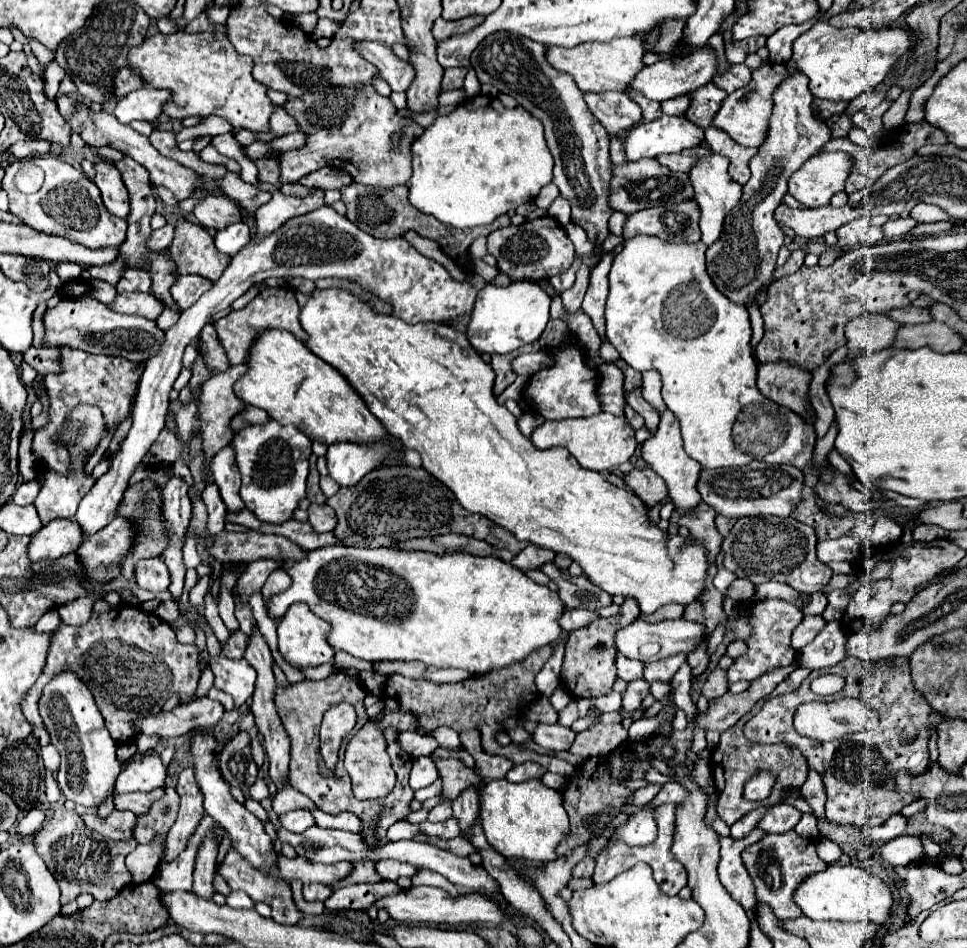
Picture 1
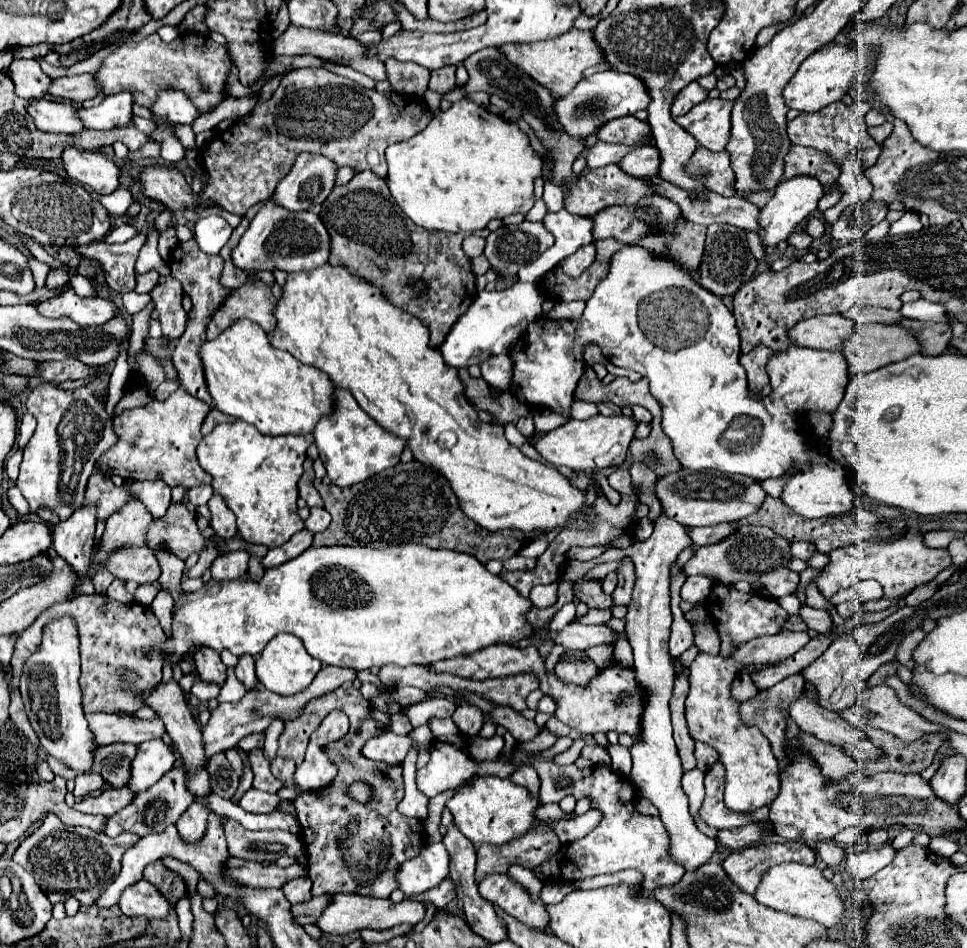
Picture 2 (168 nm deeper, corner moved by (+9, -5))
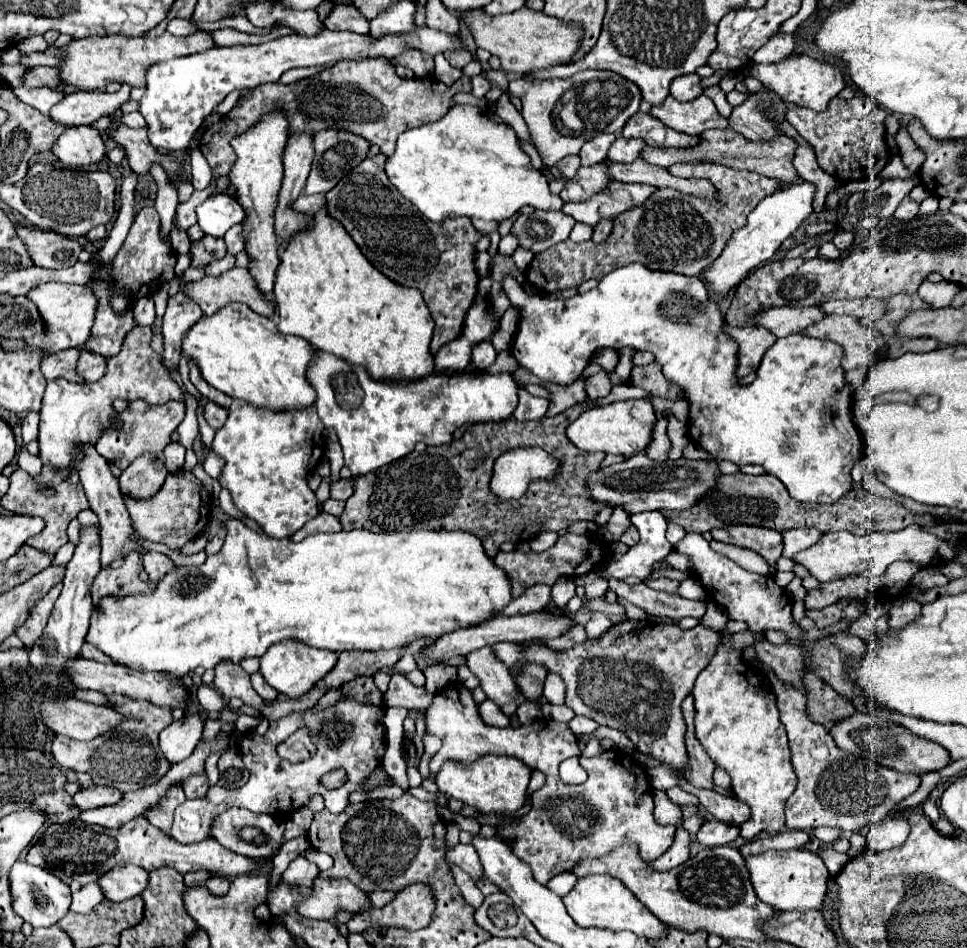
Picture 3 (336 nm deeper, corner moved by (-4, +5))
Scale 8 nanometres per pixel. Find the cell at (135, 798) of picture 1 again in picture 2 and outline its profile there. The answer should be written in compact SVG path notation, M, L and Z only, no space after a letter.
M108 788L104 790L100 796L96 798L88 798L88 800L82 800L82 802L76 802L74 808L80 810L80 812L86 812L86 814L102 814L102 816L112 816L116 814L118 810L122 810L124 806L128 806L128 802L132 802L134 798L134 792L130 788L124 788L124 790L114 790L114 788Z

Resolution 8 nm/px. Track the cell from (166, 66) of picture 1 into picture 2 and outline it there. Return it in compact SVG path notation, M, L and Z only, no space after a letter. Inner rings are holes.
M150 34L140 42L124 42L110 56L104 58L94 78L102 94L110 96L120 90L128 90L136 104L152 106L152 98L160 86L180 86L192 94L192 102L200 106L202 112L214 110L224 100L224 86L230 72L228 50L222 44L216 44L212 38L202 34L186 34L178 36L170 44L162 42L158 34ZM200 82L208 82L208 94L200 90Z

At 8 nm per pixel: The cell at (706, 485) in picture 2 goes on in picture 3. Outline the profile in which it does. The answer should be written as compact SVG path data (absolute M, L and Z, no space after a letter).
M643 452L627 458L621 464L605 466L589 476L591 498L599 502L609 502L613 506L623 506L625 512L637 514L645 510L685 510L693 508L713 484L717 484L721 470L715 460L665 460L657 462L647 458Z

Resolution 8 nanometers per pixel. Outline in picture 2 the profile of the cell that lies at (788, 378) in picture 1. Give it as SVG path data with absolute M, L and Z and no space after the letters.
M756 346L748 354L740 354L740 364L746 370L748 376L748 390L758 394L762 386L768 384L768 374L766 374L766 362L770 360L774 352L768 346Z

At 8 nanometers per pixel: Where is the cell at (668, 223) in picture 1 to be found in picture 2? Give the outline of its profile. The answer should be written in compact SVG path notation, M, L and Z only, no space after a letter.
M650 194L640 198L634 206L608 206L592 216L588 216L592 220L592 236L594 240L602 240L602 238L616 238L622 244L632 244L636 240L640 240L640 236L644 234L652 234L656 230L662 230L664 222L674 222L680 216L680 210L674 202L670 202L664 196L658 194Z

